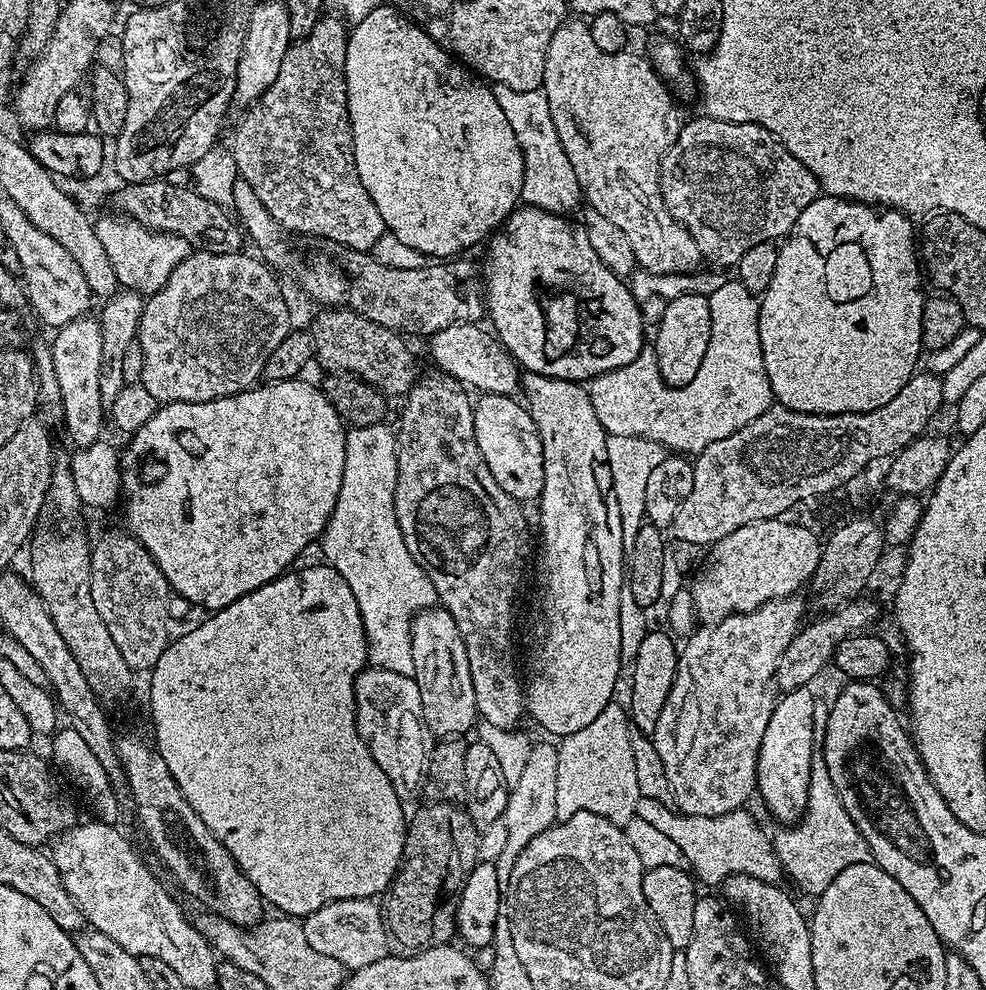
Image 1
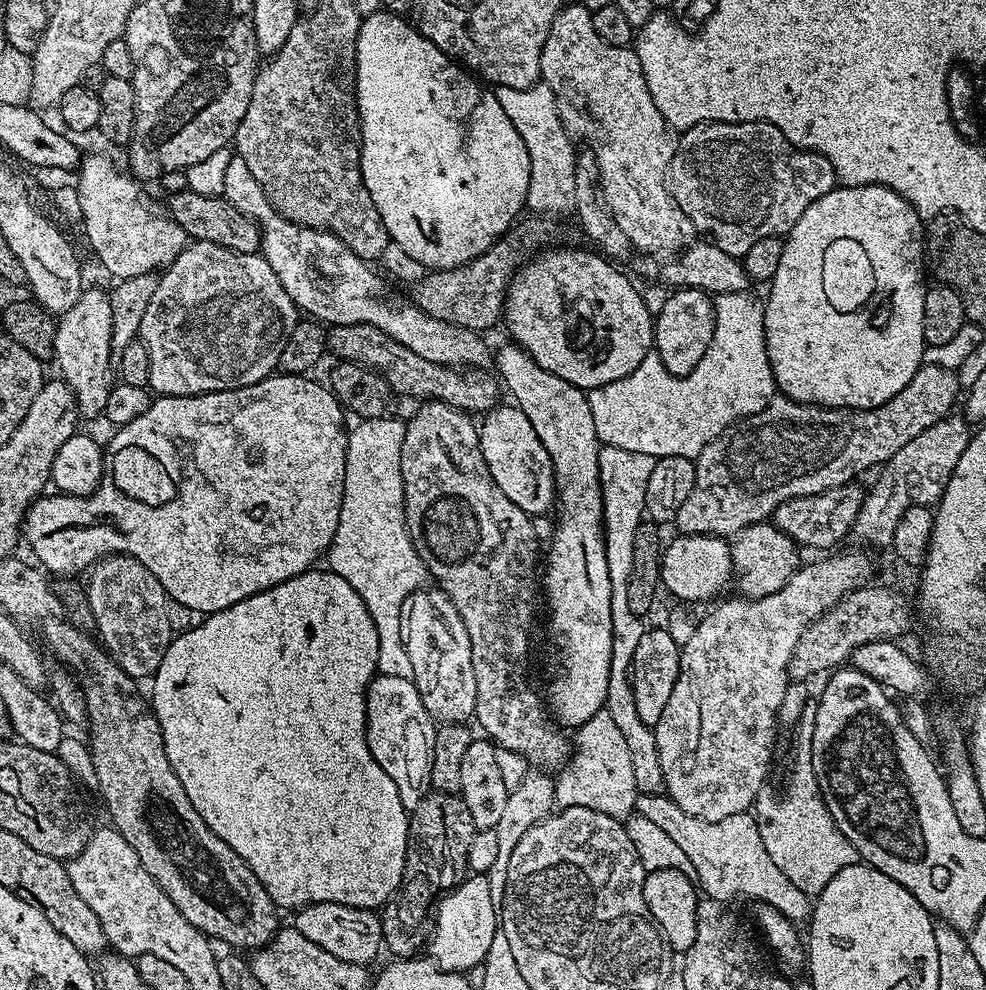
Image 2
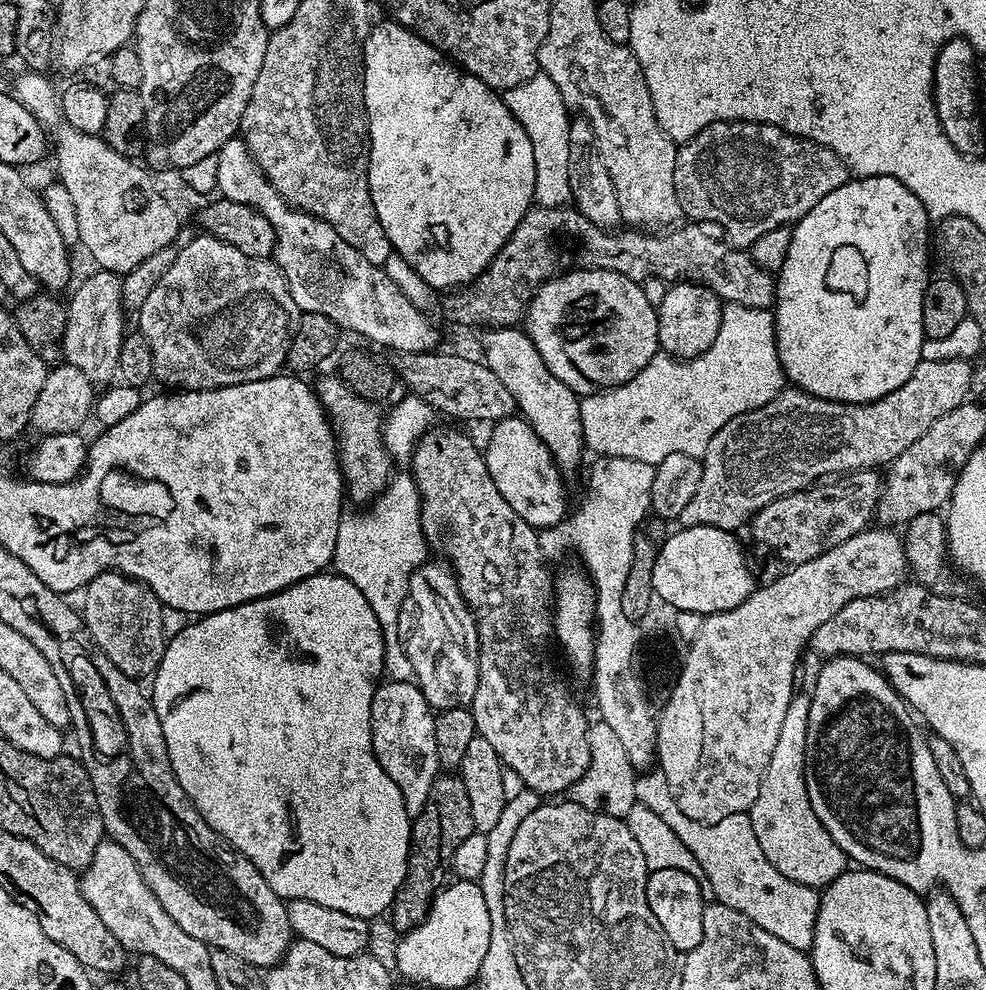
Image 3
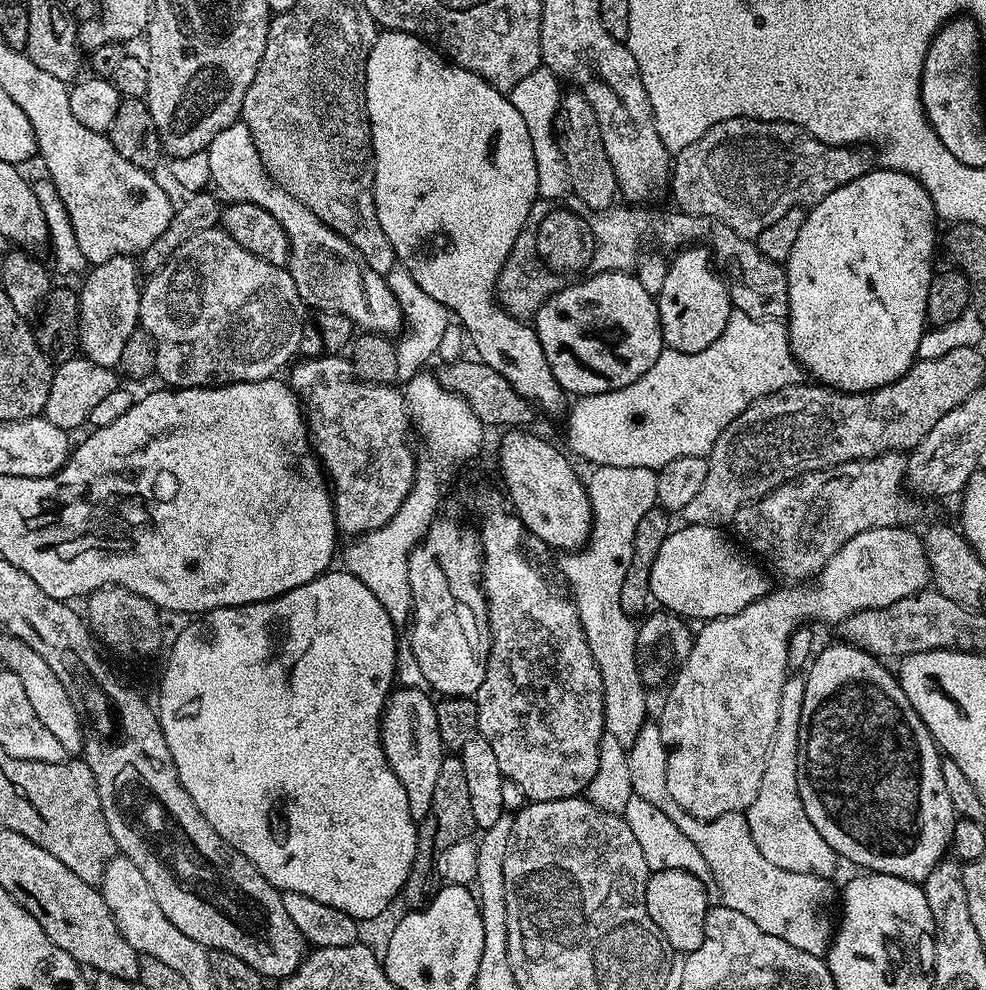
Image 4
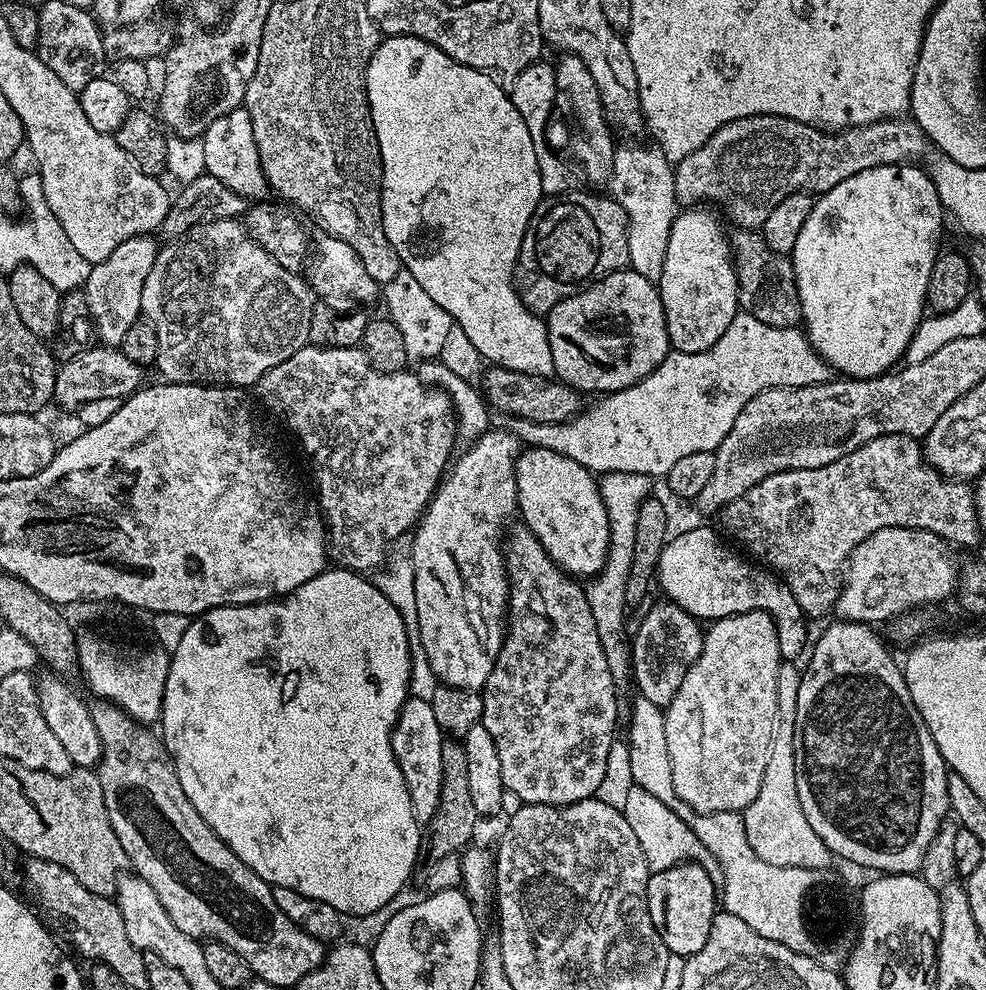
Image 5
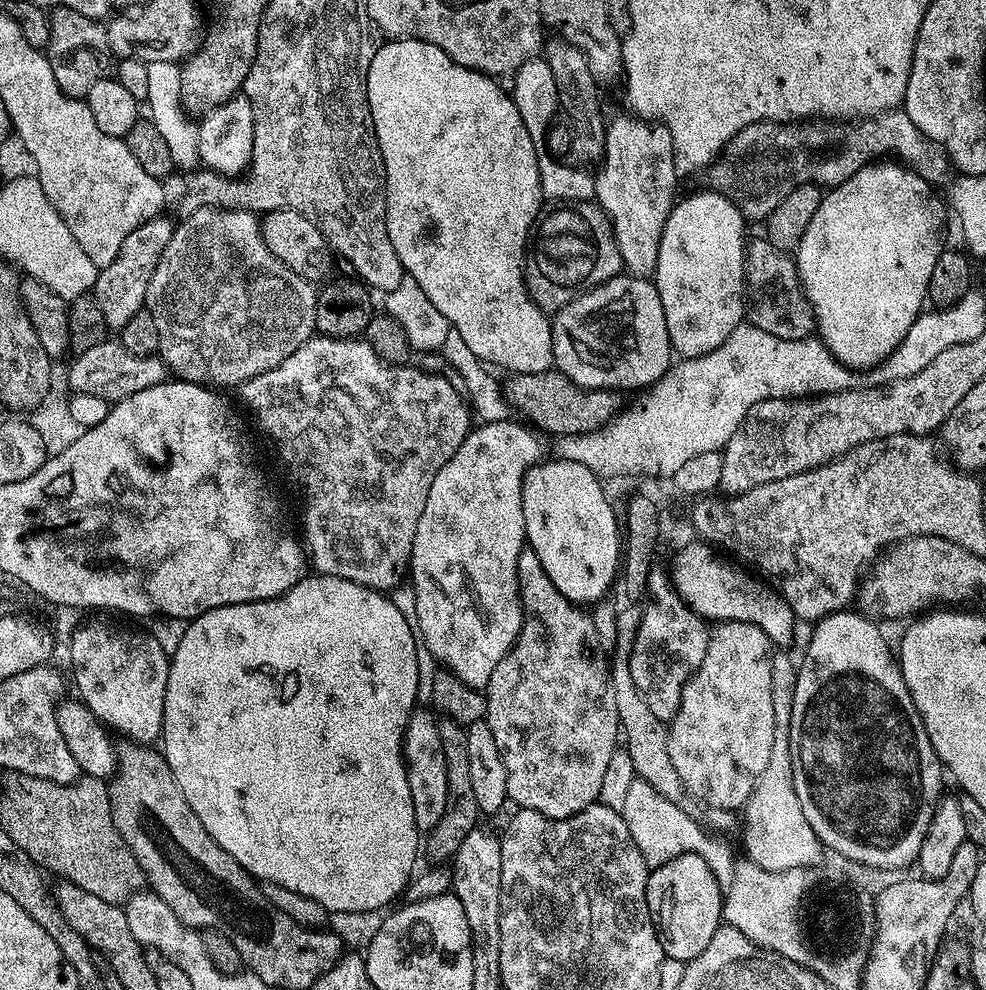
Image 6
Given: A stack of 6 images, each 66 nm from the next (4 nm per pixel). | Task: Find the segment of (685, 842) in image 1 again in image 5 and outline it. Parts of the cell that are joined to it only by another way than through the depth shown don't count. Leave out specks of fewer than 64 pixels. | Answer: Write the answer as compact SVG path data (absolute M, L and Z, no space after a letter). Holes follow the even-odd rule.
M637 695L635 699L636 701L630 704L630 710L636 713L636 724L629 720L626 724L626 732L628 733L626 743L630 750L630 774L633 785L643 788L649 794L654 794L659 802L662 802L667 809L672 810L698 836L698 840L702 842L714 861L715 867L720 867L720 872L724 875L724 884L722 880L723 911L734 914L742 922L746 922L746 926L750 926L750 930L754 930L762 938L778 942L804 957L810 957L812 961L818 962L824 968L836 970L843 967L851 955L851 946L854 942L853 931L844 929L844 932L804 932L803 925L800 923L800 896L804 895L809 884L813 884L815 876L812 874L812 868L783 868L758 858L758 854L754 854L754 850L750 850L750 842L746 838L746 826L741 813L714 812L705 814L694 811L690 805L682 802L682 798L678 798L678 794L674 790L672 771L668 769L670 750L666 750L665 709L661 705L650 702L650 698L642 695Z

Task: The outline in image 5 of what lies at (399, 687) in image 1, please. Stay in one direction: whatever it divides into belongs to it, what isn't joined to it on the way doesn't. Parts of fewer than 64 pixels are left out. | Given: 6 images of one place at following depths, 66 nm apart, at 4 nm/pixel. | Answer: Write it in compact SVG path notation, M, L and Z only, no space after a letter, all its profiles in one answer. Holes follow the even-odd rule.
M409 698L400 707L400 717L392 728L392 753L396 765L402 770L406 790L410 790L410 802L416 823L426 826L438 810L438 798L442 790L442 746L446 736L440 731L434 718L432 702Z

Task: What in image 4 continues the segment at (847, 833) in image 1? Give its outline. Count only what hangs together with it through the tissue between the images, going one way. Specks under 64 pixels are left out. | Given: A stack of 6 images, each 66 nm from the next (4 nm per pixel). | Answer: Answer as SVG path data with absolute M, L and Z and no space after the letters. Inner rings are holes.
M800 674L789 675L782 688L782 702L778 704L778 726L774 734L774 742L766 758L766 770L762 770L762 786L758 786L758 798L747 810L750 838L754 838L754 846L762 850L762 858L766 862L774 862L782 870L790 870L794 874L814 874L815 876L831 877L832 871L838 865L836 851L829 846L826 838L818 834L814 822L806 815L806 806L802 806L802 798L798 794L798 766L800 765L800 750L802 747L802 702L806 698L806 682Z

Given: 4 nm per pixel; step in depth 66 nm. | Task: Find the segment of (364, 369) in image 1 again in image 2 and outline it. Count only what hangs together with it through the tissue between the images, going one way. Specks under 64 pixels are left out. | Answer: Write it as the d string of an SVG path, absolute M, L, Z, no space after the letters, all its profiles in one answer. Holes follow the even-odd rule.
M369 324L333 325L327 333L326 346L331 355L333 353L338 356L337 359L345 363L361 364L379 373L399 397L402 395L418 398L417 400L445 401L469 414L488 412L497 407L500 400L500 386L493 375L490 377L489 373L482 370L461 370L427 361L415 354L414 350L407 349L402 343Z

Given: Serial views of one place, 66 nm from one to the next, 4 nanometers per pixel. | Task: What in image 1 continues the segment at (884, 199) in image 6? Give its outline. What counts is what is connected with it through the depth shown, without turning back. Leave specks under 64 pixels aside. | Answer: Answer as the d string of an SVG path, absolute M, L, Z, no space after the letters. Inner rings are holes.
M821 194L798 218L798 222L779 245L776 268L769 286L762 293L759 308L759 342L762 343L763 365L767 372L769 391L784 408L800 413L866 413L890 402L901 392L902 386L915 375L923 344L921 342L922 306L926 299L922 292L922 264L918 252L918 232L912 229L907 215L895 210L877 210L859 200L842 200L839 196Z

